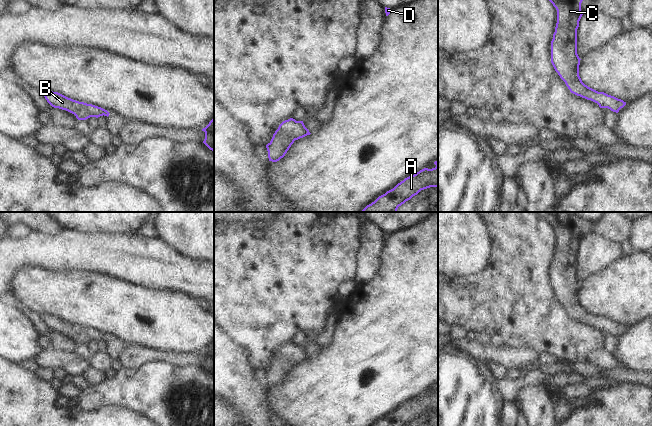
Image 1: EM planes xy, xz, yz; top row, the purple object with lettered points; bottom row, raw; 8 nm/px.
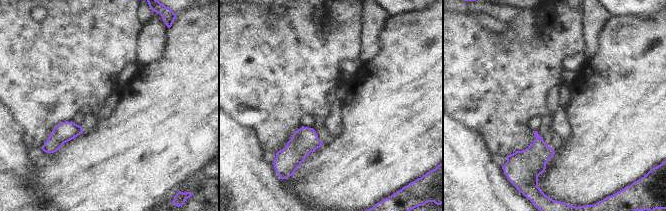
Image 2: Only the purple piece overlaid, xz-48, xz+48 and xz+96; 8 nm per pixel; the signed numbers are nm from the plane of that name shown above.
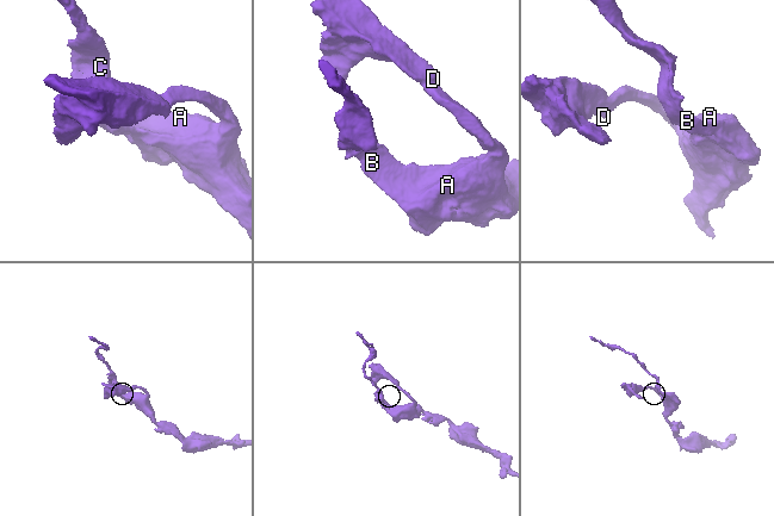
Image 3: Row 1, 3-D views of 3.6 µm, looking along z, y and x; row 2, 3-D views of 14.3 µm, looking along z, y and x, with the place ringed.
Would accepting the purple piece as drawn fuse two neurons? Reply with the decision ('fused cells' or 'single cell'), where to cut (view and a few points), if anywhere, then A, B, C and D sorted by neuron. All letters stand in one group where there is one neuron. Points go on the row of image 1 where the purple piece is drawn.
single cell; no cut; A B C D

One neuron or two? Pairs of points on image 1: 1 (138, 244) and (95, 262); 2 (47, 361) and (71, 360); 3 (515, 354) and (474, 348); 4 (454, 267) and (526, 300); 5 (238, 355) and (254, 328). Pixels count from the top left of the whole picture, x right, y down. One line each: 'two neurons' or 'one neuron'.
1: one neuron
2: one neuron
3: one neuron
4: two neurons
5: two neurons

